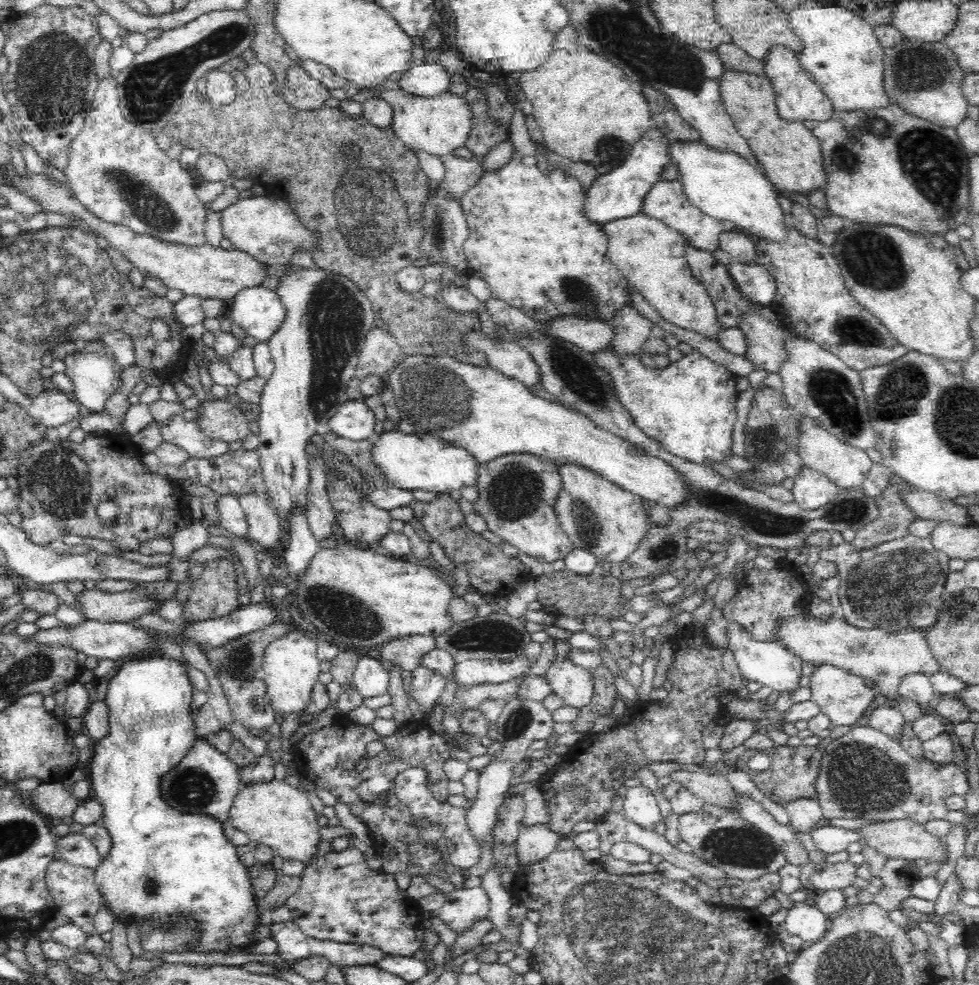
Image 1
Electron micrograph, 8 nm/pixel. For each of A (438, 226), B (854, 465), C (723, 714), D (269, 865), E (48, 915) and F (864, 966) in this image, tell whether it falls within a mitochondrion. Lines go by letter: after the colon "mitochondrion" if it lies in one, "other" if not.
A: mitochondrion
B: other
C: other
D: other
E: other
F: mitochondrion

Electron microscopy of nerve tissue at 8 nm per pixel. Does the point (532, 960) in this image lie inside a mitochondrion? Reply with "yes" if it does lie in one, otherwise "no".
no

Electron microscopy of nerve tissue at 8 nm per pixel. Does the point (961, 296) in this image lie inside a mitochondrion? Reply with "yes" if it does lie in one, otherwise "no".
no

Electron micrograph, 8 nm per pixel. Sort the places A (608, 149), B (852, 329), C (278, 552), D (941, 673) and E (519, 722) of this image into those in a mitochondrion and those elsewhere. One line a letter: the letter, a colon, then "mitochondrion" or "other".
A: mitochondrion
B: mitochondrion
C: other
D: other
E: mitochondrion

